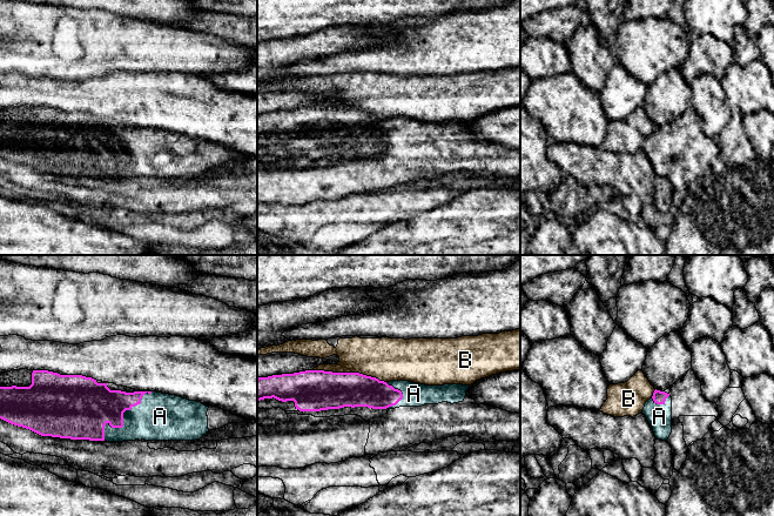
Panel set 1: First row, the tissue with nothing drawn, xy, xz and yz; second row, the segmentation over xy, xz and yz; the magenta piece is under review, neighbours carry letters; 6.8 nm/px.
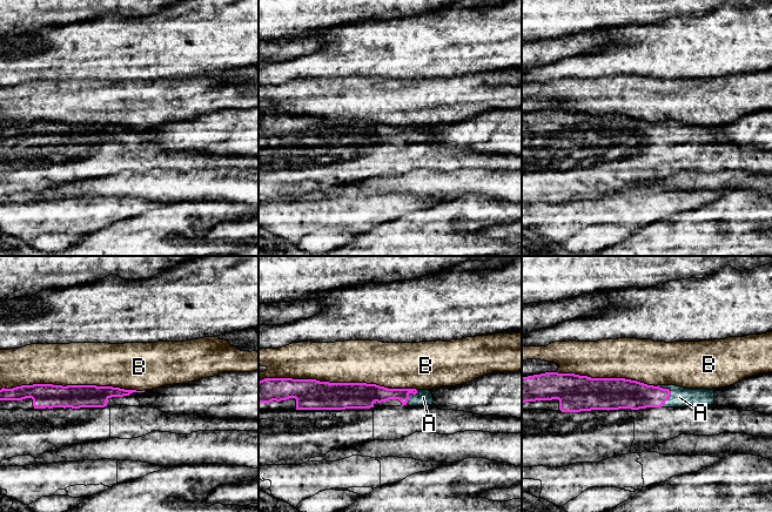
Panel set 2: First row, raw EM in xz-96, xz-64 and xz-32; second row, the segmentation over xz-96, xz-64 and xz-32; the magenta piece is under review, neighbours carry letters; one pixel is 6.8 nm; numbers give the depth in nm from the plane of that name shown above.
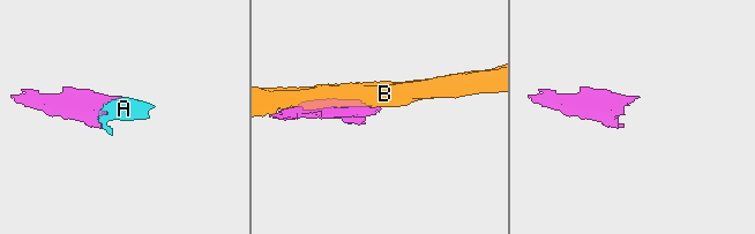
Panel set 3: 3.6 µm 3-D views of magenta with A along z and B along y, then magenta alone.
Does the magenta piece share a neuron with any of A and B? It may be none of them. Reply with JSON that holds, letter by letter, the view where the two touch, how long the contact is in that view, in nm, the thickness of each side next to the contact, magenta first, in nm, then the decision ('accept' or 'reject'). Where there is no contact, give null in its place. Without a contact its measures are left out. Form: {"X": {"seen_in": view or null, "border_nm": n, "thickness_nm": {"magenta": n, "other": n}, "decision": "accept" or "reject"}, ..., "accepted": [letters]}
{"A": {"seen_in": "xy", "border_nm": 480, "thickness_nm": {"magenta": 320, "other": 320}, "decision": "accept"}, "B": {"seen_in": "xz", "border_nm": 500, "thickness_nm": {"magenta": 280, "other": 280}, "decision": "reject"}, "accepted": ["A"]}

